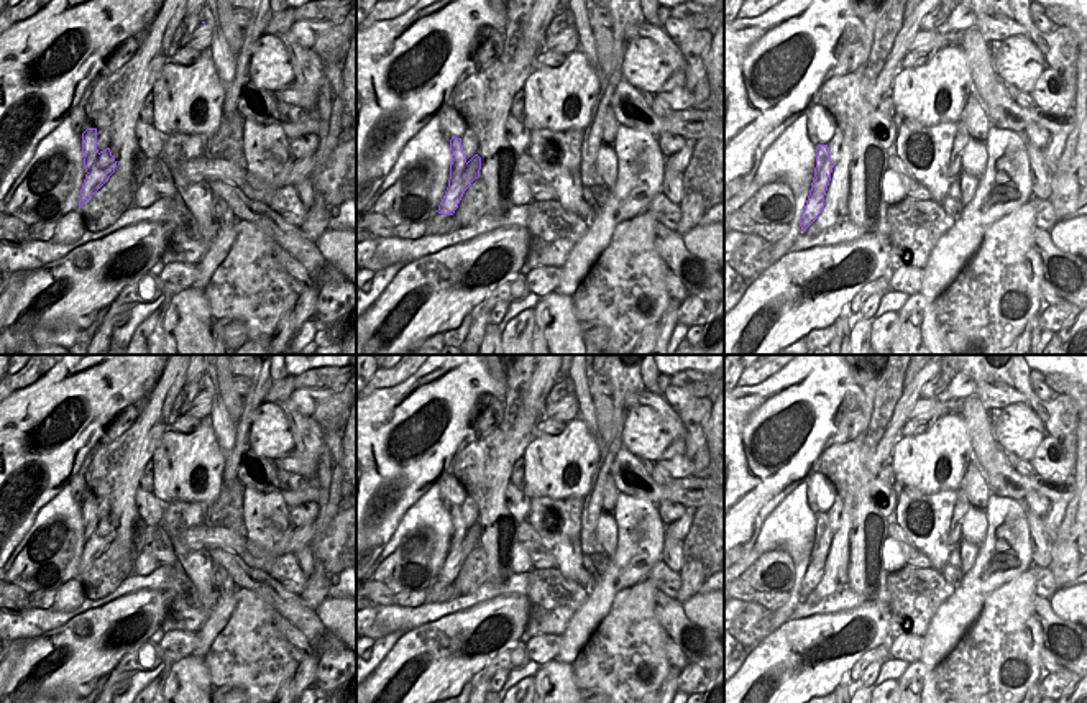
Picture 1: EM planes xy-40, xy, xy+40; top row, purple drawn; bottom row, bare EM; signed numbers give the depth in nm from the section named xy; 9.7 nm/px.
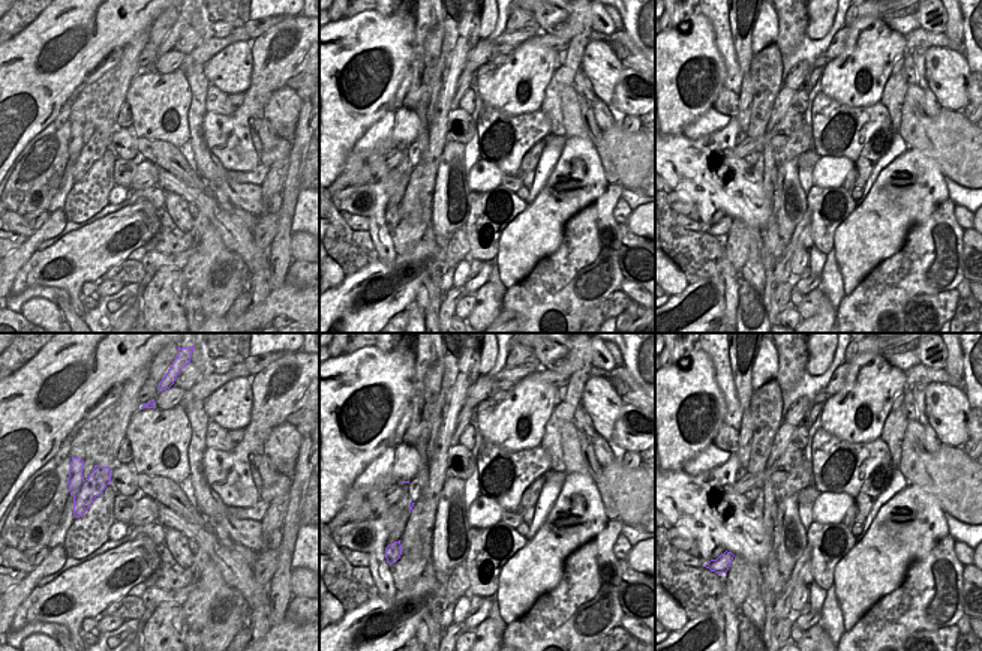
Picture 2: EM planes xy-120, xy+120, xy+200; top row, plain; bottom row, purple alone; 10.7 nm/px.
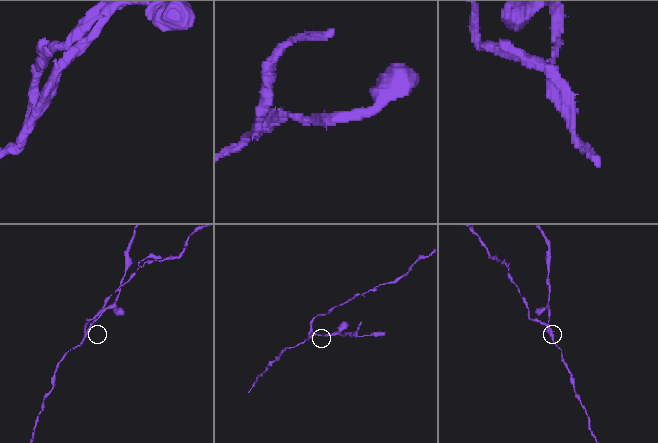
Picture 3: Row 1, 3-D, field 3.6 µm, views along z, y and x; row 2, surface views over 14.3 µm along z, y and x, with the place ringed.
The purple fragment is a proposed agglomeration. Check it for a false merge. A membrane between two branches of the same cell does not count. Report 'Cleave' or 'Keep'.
Cleave

